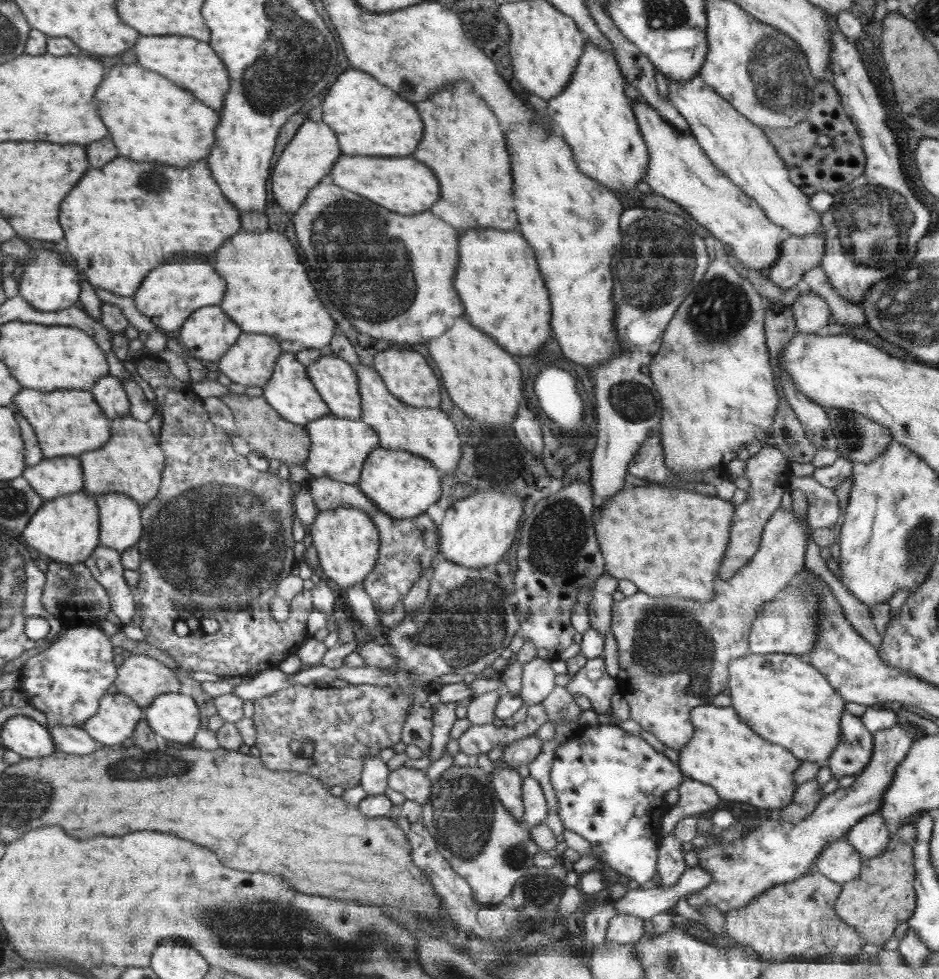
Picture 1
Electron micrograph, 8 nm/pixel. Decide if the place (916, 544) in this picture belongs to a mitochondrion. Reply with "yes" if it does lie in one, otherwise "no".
yes

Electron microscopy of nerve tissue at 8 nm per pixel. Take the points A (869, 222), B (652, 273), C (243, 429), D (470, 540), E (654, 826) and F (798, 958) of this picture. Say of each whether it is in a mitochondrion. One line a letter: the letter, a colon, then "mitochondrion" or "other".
A: mitochondrion
B: mitochondrion
C: other
D: other
E: other
F: other

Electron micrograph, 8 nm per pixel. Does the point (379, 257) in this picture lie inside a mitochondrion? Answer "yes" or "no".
yes

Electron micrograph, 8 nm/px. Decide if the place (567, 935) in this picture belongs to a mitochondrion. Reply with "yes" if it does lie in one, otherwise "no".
no

